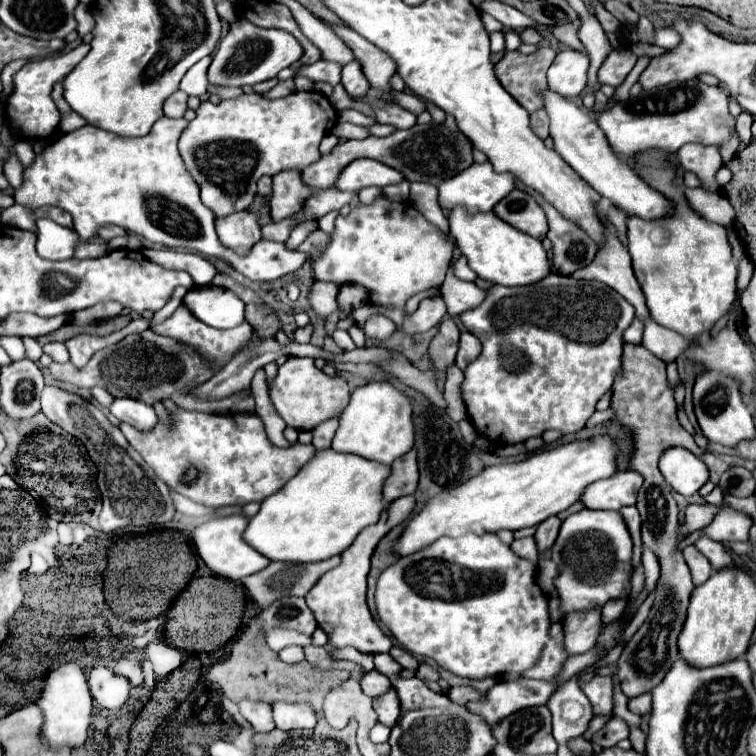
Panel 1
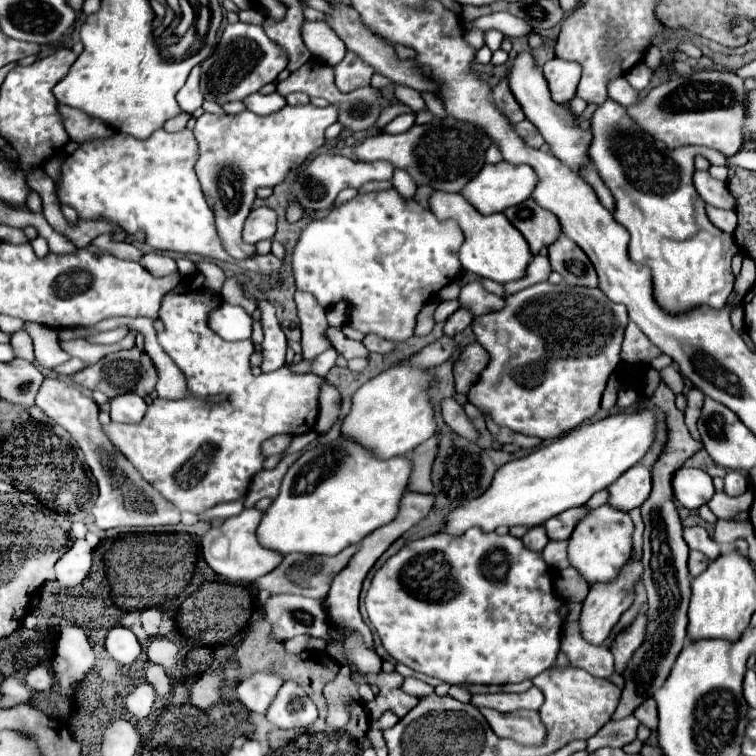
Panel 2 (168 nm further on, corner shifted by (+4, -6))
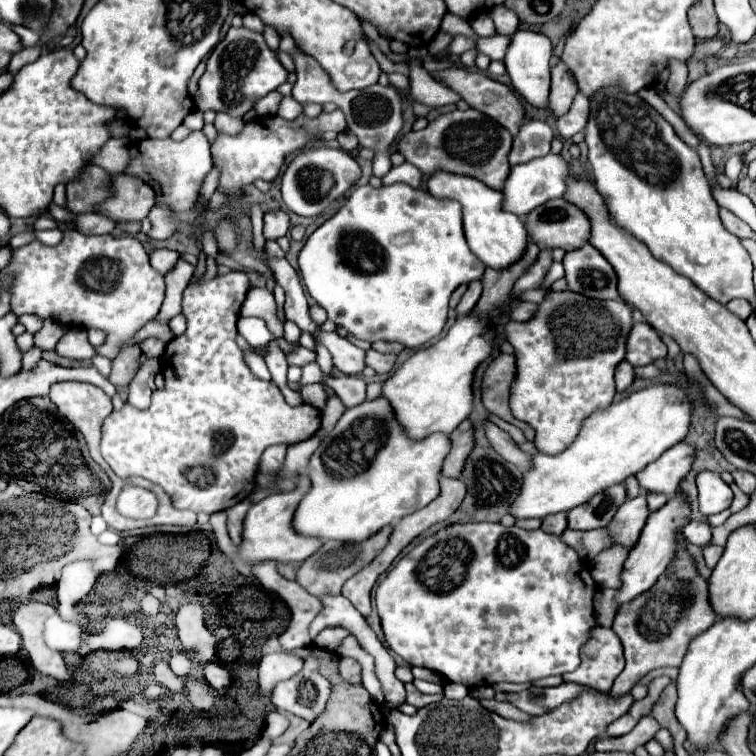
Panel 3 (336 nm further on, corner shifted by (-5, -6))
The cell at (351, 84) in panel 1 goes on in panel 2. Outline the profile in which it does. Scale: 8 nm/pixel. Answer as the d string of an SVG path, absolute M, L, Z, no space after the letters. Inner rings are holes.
M348 52L346 58L334 66L334 72L336 72L336 86L344 94L370 86L370 78L374 74L372 66L364 64L354 52Z

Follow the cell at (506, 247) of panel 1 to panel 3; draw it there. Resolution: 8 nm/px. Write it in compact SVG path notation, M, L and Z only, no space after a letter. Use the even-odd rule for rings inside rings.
M437 170L437 174L429 176L427 190L435 198L451 198L461 202L463 206L463 230L471 252L485 262L489 268L503 270L517 262L527 248L527 230L519 216L501 210L501 192L477 182L475 178L467 178L461 174L449 174L447 170Z

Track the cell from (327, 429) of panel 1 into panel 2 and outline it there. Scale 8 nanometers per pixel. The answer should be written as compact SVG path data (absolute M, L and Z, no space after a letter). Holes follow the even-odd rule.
M324 384L320 390L320 414L314 424L316 434L328 432L338 422L338 418L340 418L340 392L334 386Z

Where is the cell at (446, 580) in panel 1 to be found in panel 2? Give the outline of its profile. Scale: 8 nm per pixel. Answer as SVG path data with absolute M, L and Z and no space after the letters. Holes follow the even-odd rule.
M470 528L460 538L448 538L448 534L430 534L426 538L414 540L414 542L406 544L398 554L394 554L374 574L364 604L366 604L368 618L370 618L372 626L376 628L384 648L388 650L388 654L396 662L402 662L402 664L410 666L416 672L440 678L442 682L448 682L448 684L508 684L508 682L522 682L522 680L534 678L536 674L550 668L556 660L556 654L560 652L562 620L558 616L558 610L562 606L562 600L556 598L556 594L554 594L552 572L550 572L548 564L542 560L540 554L530 552L528 548L524 548L522 540L518 540L510 534L498 536L496 532L482 532L480 528Z

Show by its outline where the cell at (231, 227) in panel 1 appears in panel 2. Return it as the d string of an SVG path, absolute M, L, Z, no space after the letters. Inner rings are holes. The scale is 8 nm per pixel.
M256 208L244 222L242 238L248 244L256 244L258 240L272 238L276 232L276 212L270 208Z

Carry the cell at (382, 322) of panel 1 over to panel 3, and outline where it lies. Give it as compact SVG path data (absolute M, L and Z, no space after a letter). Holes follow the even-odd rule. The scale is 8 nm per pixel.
M379 340L379 342L373 342L373 350L377 352L383 352L383 354L399 354L403 350L403 346L399 342L385 342L385 340Z

